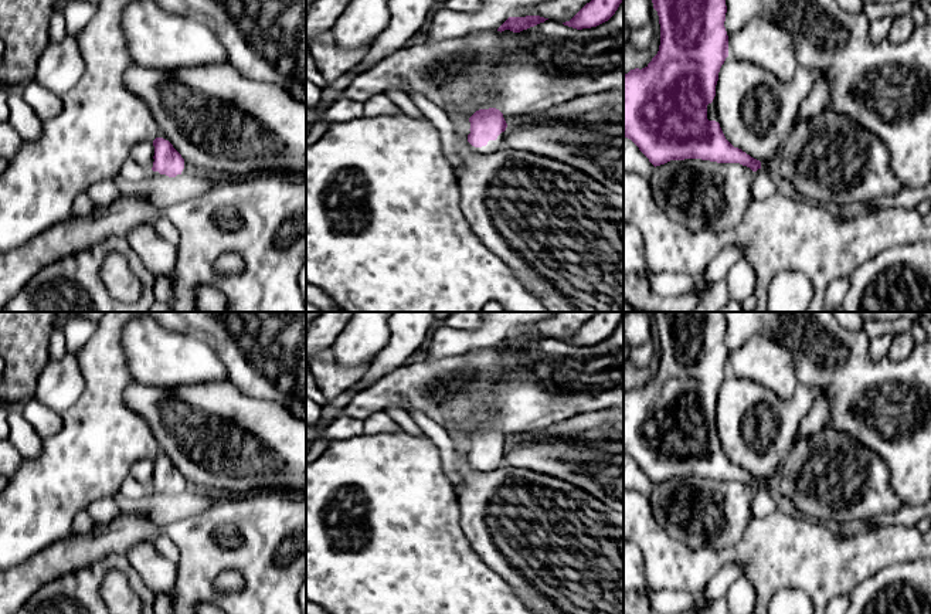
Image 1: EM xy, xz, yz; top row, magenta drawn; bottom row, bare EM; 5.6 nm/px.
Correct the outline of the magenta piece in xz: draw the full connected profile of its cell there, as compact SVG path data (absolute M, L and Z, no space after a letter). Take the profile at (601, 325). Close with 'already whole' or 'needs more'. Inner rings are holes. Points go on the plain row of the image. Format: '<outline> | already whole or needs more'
M597 312L570 339L563 342L577 347L597 345L608 339L622 319L624 312Z | already whole

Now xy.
M162 451L153 458L154 474L150 484L150 492L162 495L179 495L190 486L181 472L173 465Z | needs more

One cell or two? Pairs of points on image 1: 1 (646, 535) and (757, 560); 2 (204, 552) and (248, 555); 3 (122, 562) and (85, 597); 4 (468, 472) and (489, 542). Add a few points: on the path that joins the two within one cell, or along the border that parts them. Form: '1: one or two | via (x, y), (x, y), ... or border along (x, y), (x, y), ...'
1: one | via (673, 559), (719, 559), (730, 556)
2: one | via (216, 552), (237, 555)
3: one | via (109, 563), (85, 584)
4: one | via (479, 489), (489, 508), (489, 525)

